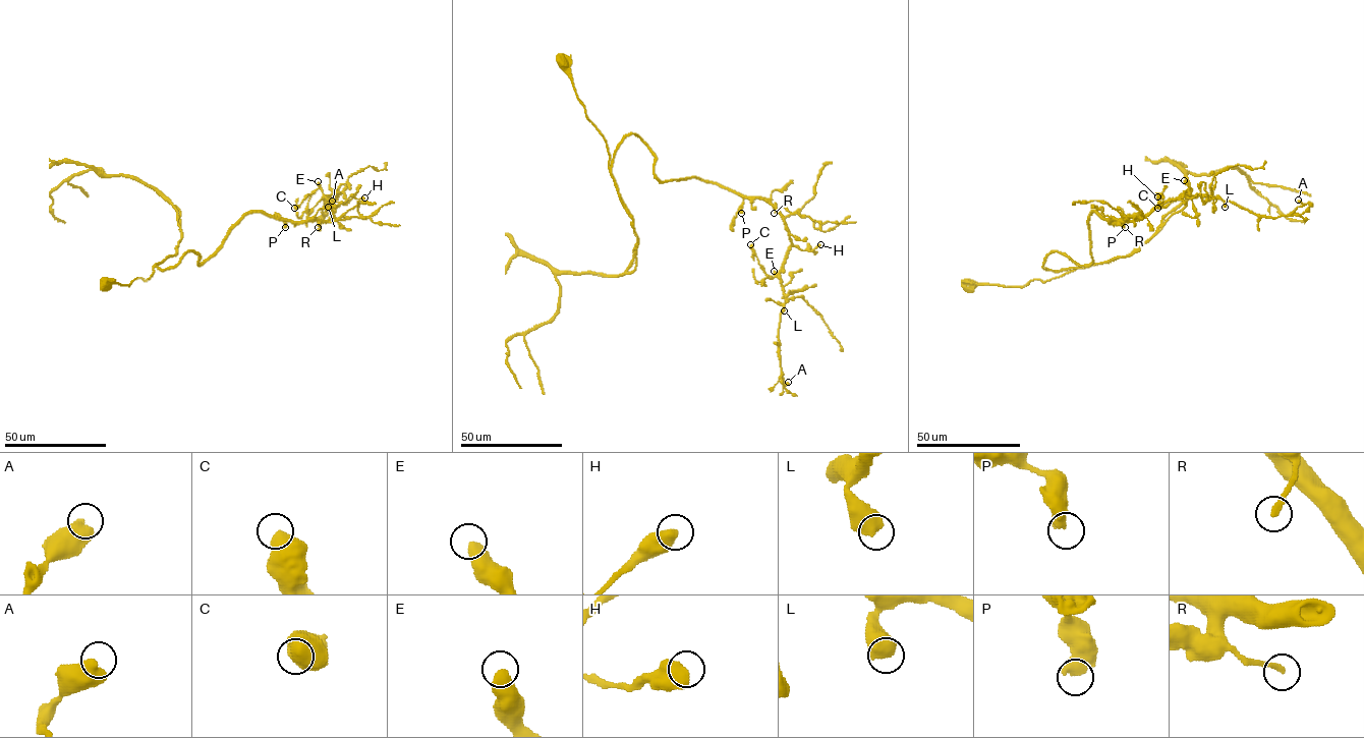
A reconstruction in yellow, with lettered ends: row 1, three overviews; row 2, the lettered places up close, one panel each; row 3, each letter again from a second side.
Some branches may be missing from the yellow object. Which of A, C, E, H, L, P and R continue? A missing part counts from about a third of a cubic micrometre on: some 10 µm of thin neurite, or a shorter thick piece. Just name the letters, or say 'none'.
R

